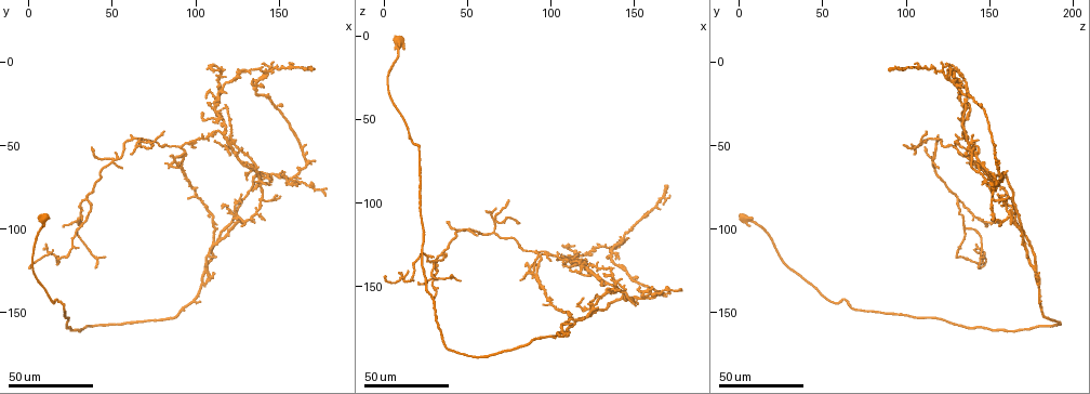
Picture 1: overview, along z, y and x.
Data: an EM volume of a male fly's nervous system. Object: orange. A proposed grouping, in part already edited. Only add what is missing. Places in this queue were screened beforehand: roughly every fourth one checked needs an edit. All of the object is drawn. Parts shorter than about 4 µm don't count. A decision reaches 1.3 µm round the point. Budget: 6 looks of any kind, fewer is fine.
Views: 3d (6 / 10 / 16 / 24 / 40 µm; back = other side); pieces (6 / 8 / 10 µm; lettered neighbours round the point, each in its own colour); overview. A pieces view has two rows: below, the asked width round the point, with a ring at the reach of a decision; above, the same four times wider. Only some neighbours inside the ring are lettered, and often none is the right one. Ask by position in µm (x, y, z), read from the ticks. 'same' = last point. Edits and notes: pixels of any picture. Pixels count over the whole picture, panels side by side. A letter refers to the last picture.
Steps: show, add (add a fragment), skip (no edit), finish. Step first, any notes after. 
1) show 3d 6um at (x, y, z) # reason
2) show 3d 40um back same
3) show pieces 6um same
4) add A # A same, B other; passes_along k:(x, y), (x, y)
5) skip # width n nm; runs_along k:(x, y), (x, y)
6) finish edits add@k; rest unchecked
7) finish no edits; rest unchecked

show 3d 24um at (179, 79, 150) # thin end

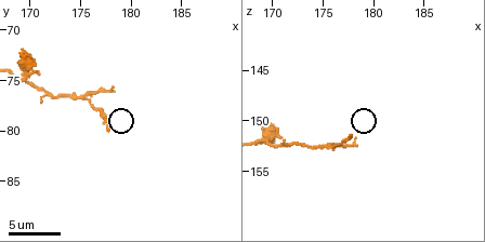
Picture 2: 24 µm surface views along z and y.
show 3d 10um at (177.8, 79.8, 151.4)

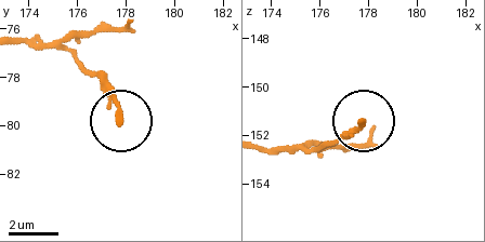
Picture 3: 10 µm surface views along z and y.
show pieces 8um at (177.8, 80.0, 151.4)

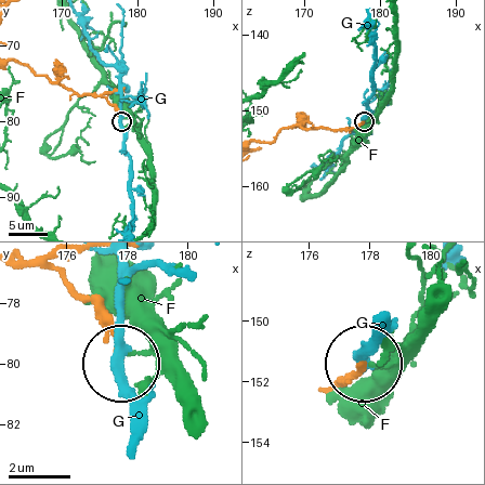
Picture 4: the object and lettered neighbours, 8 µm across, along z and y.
skip # F other, G other; runs_along 4:(17, 61), (36, 75), (79, 94), (102, 95), (121, 119); no lettered fragment goes on from it

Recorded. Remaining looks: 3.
show 3d 40um at (161, 70, 151) # an open end

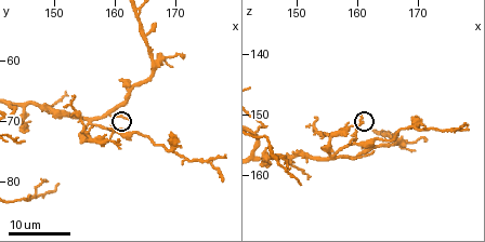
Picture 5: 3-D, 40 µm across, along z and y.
show pieces 8um at (160.0, 71.0, 152.0)

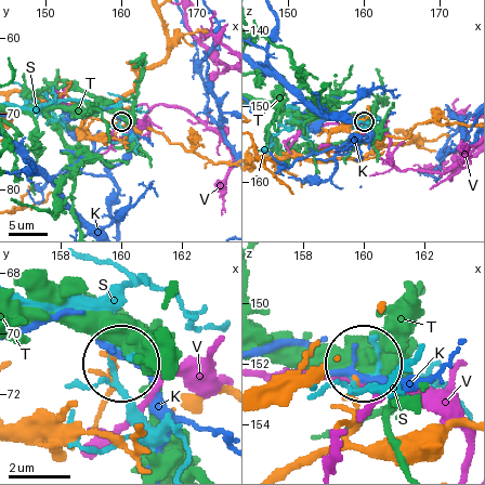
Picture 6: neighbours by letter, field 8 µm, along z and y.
skip # K other, S other, T other, V other; none of them fits

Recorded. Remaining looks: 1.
finish no edits; rest unchecked

